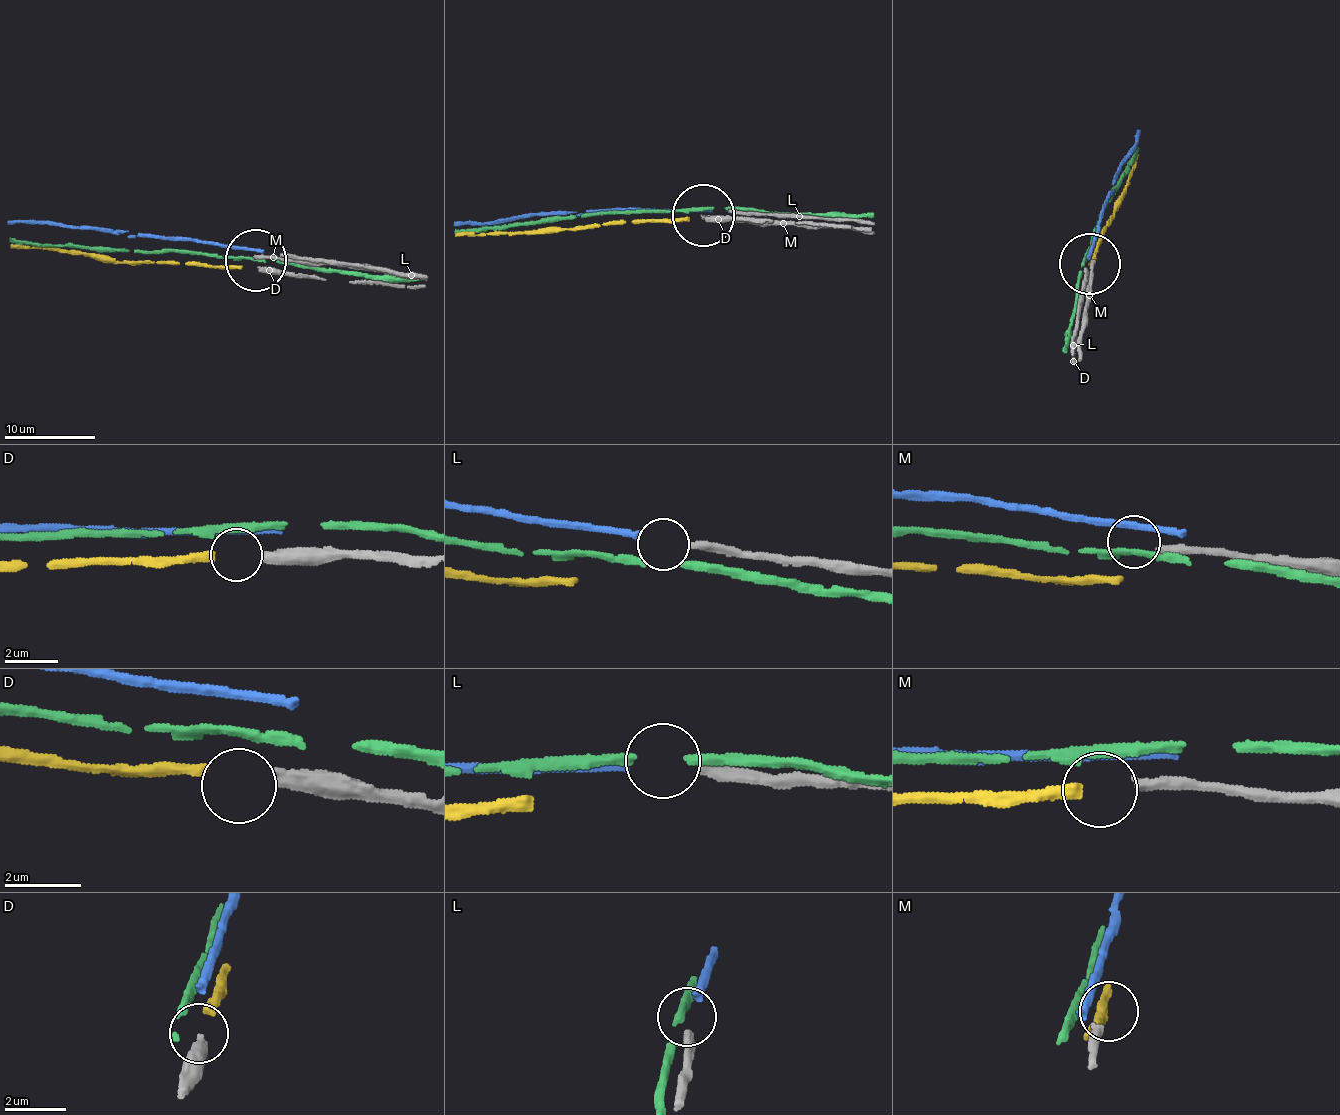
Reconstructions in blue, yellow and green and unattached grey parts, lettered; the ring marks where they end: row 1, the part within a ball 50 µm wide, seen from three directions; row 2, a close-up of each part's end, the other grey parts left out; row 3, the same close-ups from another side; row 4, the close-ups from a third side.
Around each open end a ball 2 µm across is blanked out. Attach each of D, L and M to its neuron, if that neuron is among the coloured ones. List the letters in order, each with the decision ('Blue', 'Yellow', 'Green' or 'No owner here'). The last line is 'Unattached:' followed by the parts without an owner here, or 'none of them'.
D: Yellow
L: Blue
M: No owner here
Unattached: M

